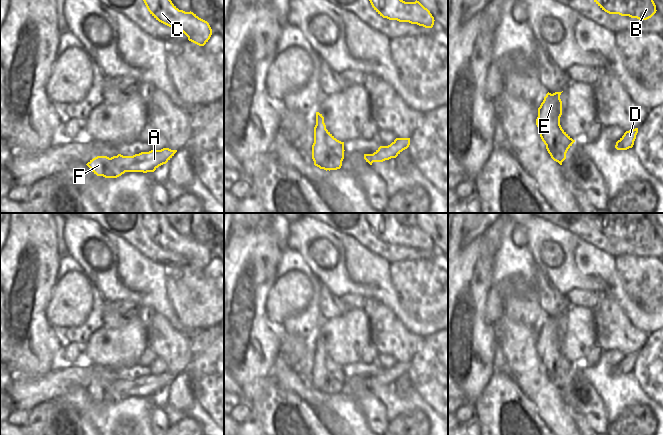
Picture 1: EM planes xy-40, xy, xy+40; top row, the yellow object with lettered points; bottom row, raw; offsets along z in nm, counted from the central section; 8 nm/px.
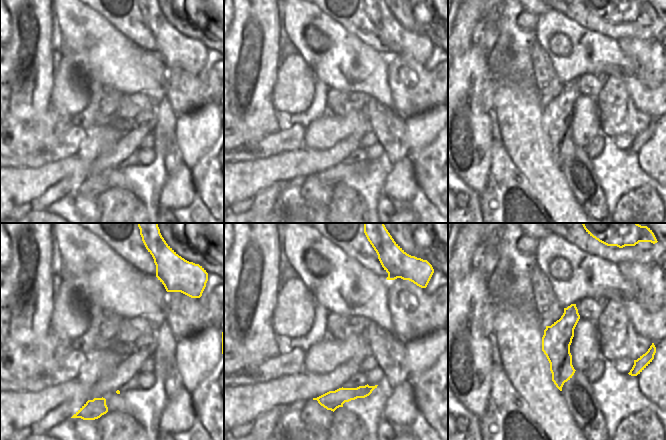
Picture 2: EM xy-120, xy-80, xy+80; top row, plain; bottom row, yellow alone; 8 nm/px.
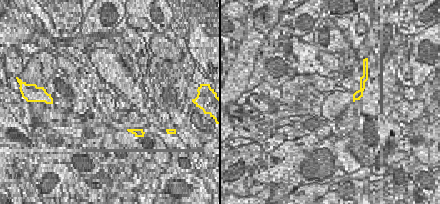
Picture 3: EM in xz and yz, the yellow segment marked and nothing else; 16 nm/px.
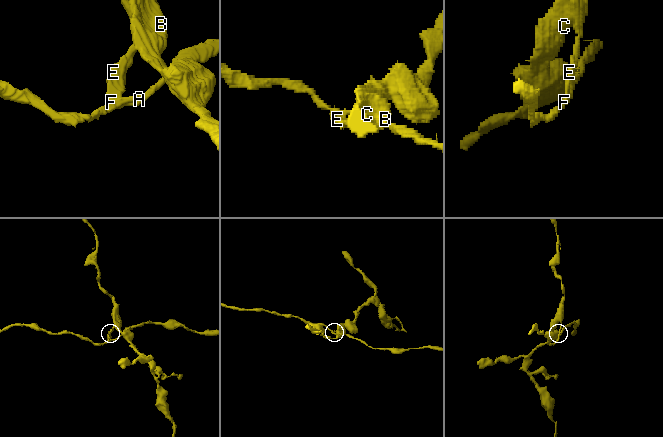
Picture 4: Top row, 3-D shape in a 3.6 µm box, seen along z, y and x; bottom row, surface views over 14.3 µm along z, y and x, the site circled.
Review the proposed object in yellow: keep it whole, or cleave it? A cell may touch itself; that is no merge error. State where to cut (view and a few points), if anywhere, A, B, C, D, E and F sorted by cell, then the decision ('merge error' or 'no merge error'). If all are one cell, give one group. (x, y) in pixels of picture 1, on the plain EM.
cut xy (314, 355), (323, 361), (327, 379), (340, 390); groups A D F / B C E; merge error

